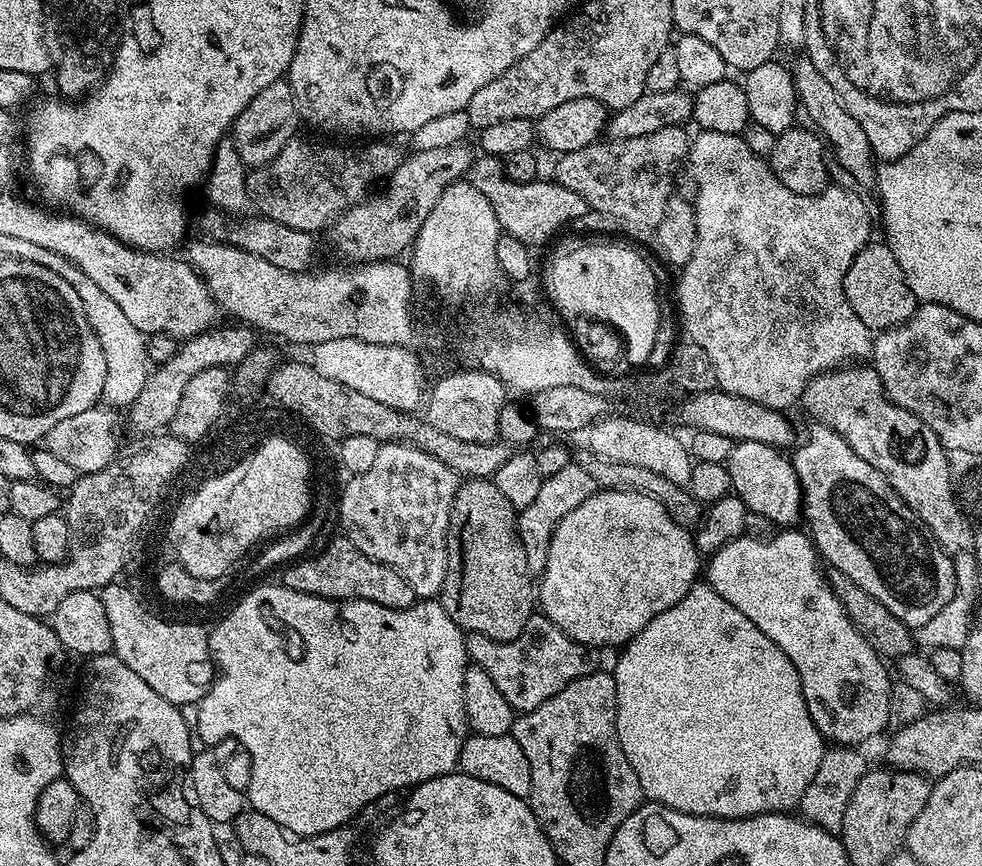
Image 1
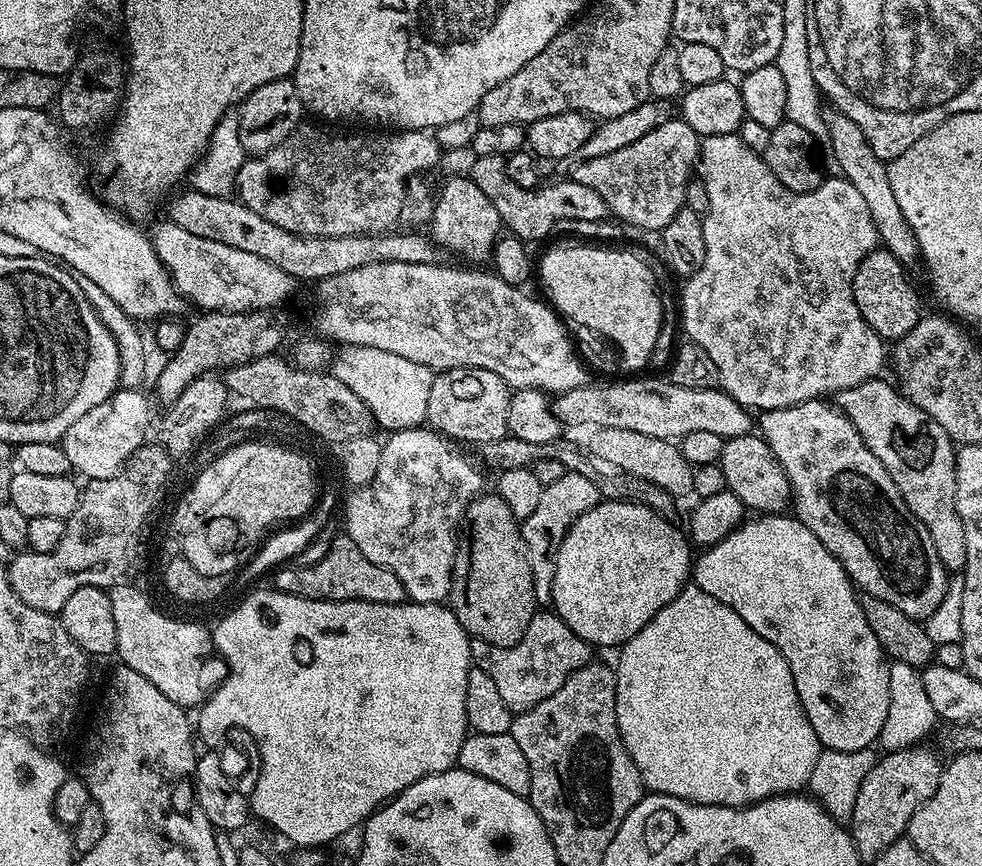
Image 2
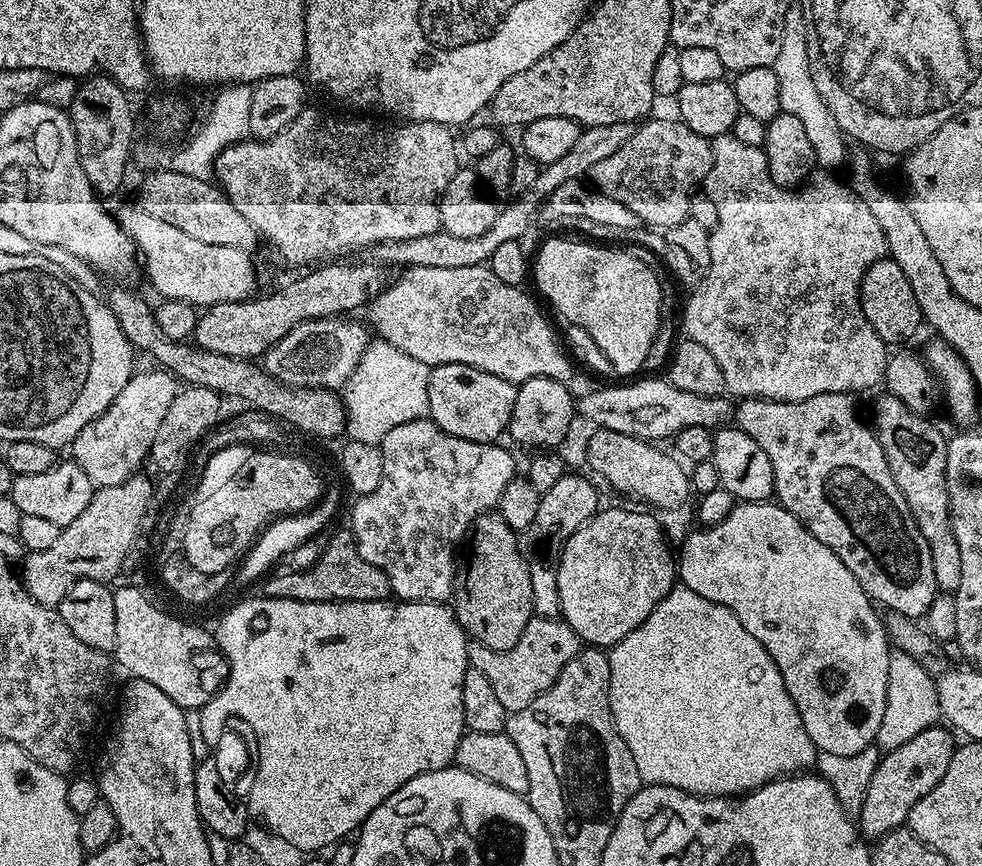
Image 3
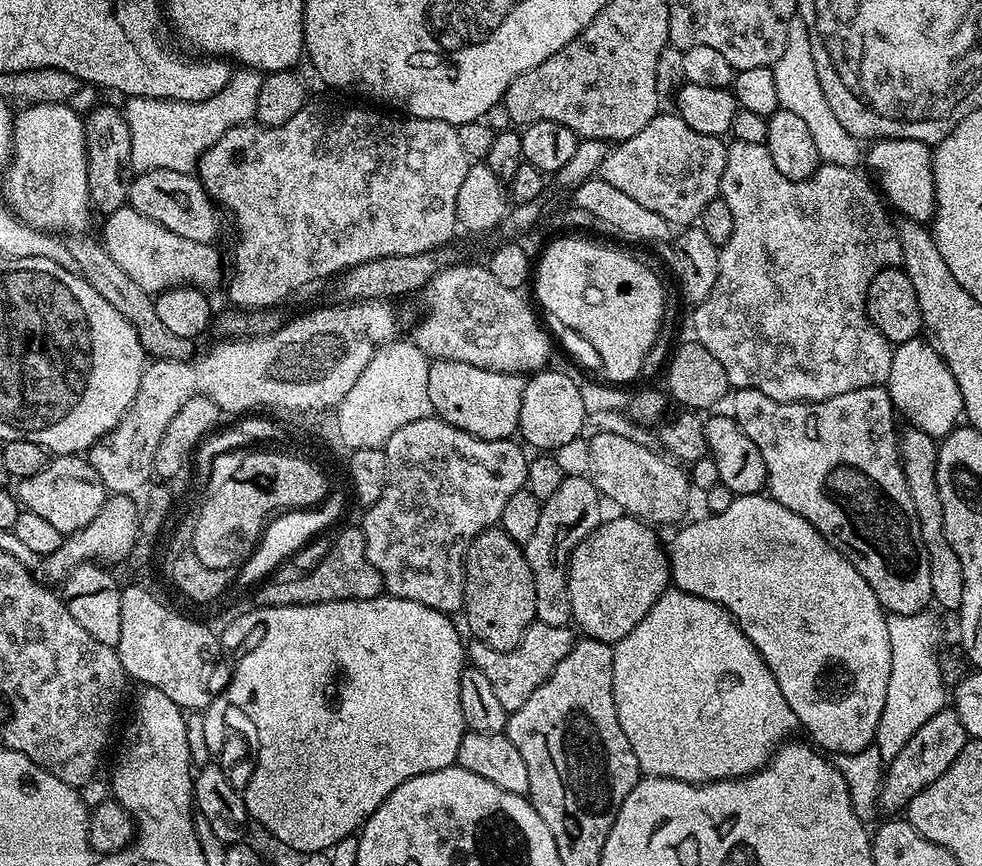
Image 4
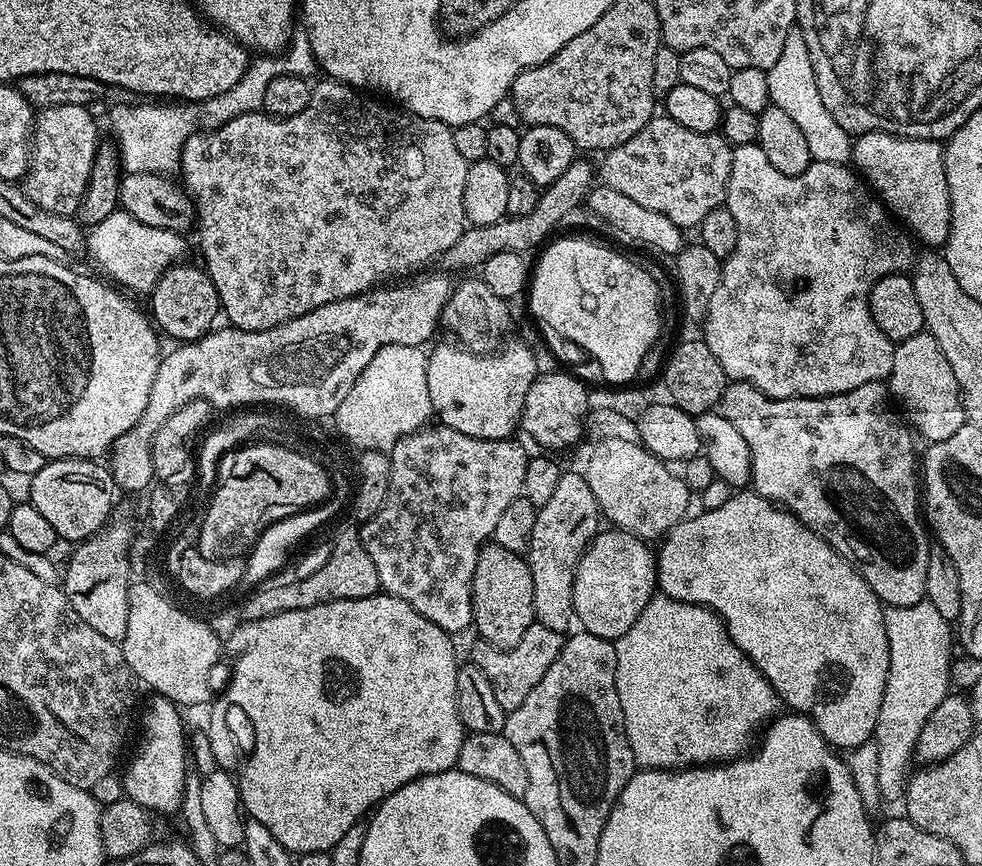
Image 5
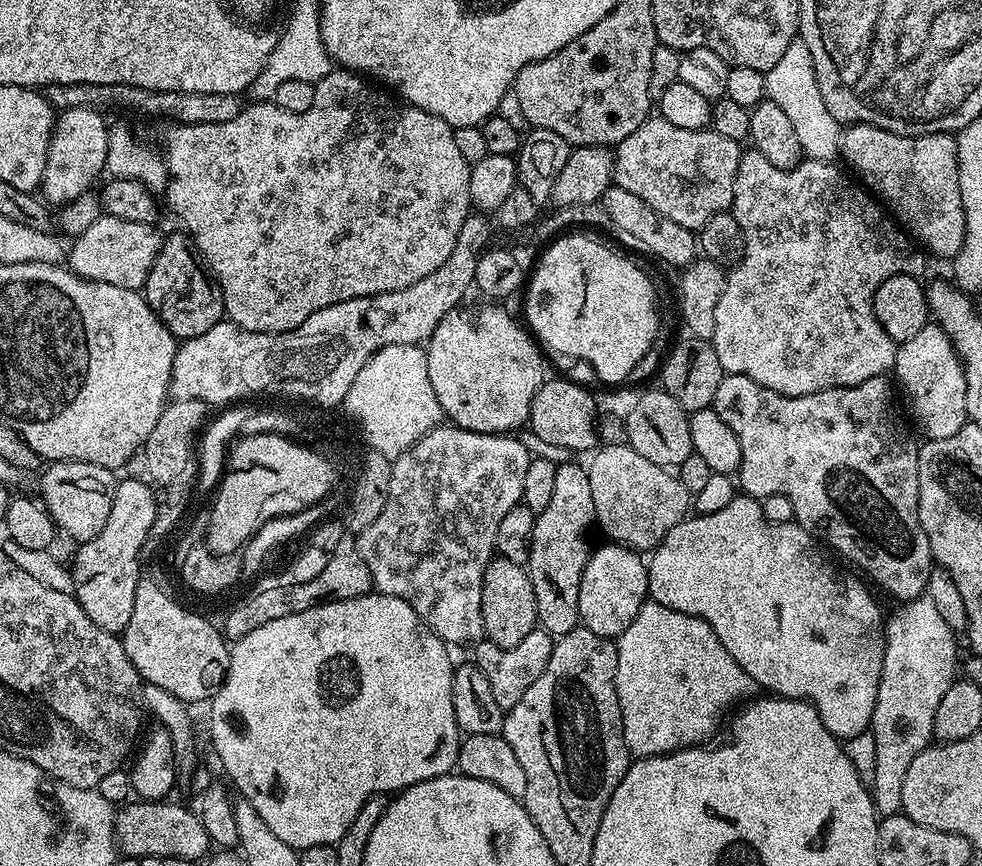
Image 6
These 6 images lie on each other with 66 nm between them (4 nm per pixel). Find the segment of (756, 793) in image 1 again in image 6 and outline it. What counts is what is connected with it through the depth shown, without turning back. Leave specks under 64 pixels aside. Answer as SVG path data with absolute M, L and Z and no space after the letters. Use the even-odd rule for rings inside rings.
M645 601L639 608L634 622L617 639L616 648L618 706L622 710L626 746L633 757L664 756L668 752L694 748L711 741L708 739L715 734L720 719L729 715L728 707L736 703L739 705L753 695L750 674L734 662L704 619L671 610L656 601Z

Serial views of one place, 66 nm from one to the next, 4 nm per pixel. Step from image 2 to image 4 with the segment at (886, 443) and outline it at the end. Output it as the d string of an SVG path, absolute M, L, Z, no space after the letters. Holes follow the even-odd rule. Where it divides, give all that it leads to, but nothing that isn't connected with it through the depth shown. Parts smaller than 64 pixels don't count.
M908 426L902 432L900 462L904 470L904 481L914 506L916 525L920 531L922 542L926 546L926 558L930 562L930 590L935 607L945 608L955 613L962 606L962 562L958 562L958 554L954 554L954 546L944 533L942 522L942 500L938 498L936 485L936 449L937 441L922 430Z

